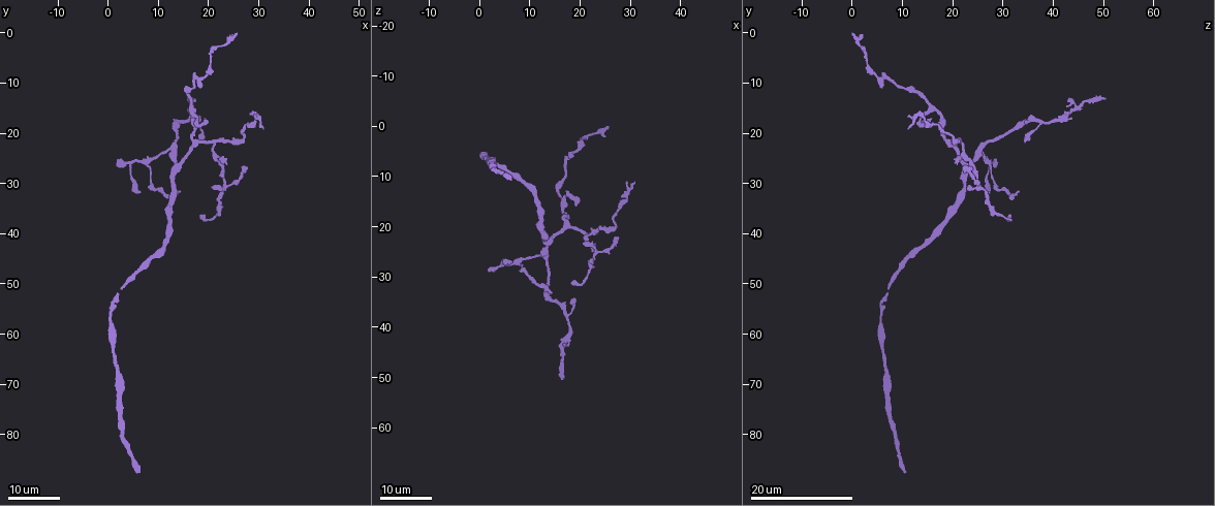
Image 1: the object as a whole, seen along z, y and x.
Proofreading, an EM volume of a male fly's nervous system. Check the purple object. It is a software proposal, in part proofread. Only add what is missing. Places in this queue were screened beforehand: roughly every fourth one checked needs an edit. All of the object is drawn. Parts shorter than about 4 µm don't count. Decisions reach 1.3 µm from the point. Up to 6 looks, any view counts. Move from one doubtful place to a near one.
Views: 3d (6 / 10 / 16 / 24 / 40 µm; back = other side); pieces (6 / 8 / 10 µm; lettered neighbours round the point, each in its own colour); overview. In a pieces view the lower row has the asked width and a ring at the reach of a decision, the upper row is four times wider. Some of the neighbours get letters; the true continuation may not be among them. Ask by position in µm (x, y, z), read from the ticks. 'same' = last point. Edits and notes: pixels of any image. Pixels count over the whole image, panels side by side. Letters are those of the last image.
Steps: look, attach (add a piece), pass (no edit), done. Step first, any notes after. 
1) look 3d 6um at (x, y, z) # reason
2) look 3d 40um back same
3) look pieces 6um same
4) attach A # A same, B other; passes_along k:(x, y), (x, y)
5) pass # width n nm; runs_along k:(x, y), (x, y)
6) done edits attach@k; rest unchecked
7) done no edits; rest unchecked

look 3d 16um at (23.5, 26.0, 21.0) # an open end

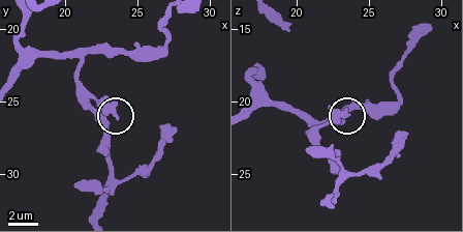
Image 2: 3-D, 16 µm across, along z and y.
look pieces 6um at (23.6, 26.0, 21.0) # see the neighbours

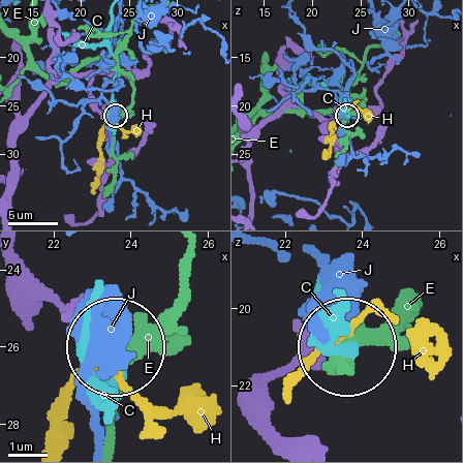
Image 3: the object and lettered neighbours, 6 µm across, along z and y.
pass # C other, E other, H other, J other; none of them fits

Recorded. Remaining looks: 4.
look 3d 16um at (21.5, 31.0, 23.5) # free end

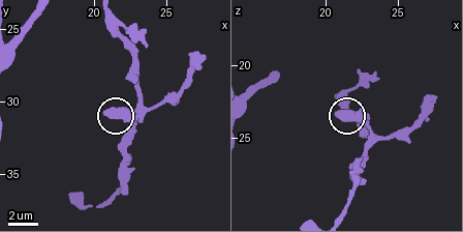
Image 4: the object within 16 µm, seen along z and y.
look pieces 10um at (21.0, 30.6, 23.4) # see the neighbours

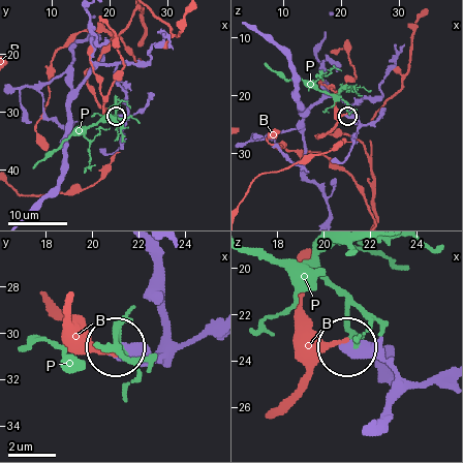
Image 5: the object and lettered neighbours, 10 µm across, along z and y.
pass # B other, P other; none of them fits

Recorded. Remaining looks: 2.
look 3d 16um at (16.5, 13.0, 50.5) # end of a long branch

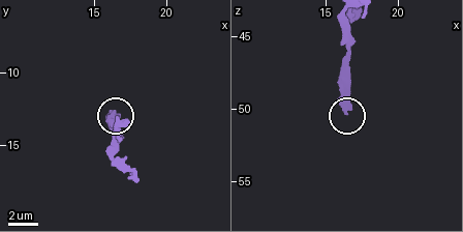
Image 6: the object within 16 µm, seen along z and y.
look pieces 8um same # see the neighbours

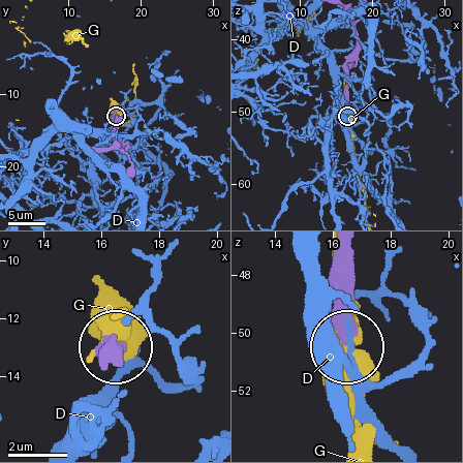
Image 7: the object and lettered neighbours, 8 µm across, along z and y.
pass # width 460 nm; D other, G other; none of them fits

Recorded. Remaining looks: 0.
done no edits; rest unchecked

